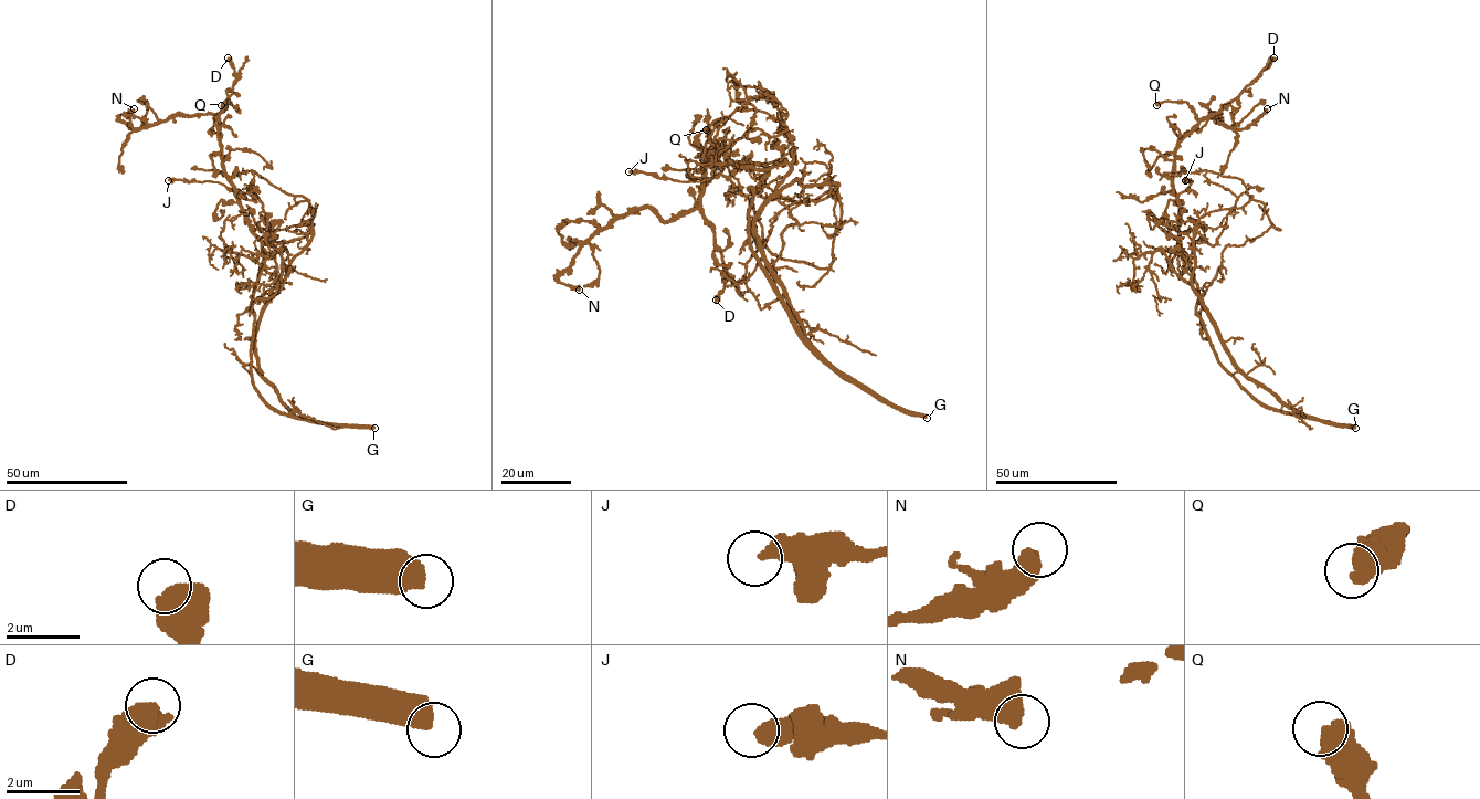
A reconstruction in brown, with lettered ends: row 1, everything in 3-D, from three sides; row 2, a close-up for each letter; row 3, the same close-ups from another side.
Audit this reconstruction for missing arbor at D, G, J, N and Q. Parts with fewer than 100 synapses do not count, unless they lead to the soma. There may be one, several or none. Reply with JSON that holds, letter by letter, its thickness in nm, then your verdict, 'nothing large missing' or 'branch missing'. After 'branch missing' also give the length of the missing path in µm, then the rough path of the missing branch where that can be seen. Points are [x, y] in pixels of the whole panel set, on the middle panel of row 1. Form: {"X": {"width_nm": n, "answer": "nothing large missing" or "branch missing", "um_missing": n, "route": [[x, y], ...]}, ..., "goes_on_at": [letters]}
{"D": {"width_nm": 700, "answer": "nothing large missing"}, "G": {"width_nm": 550, "answer": "branch missing", "um_missing": 200}, "J": {"width_nm": 400, "answer": "nothing large missing"}, "N": {"width_nm": 600, "answer": "nothing large missing"}, "Q": {"width_nm": 650, "answer": "nothing large missing"}, "goes_on_at": ["G"]}

